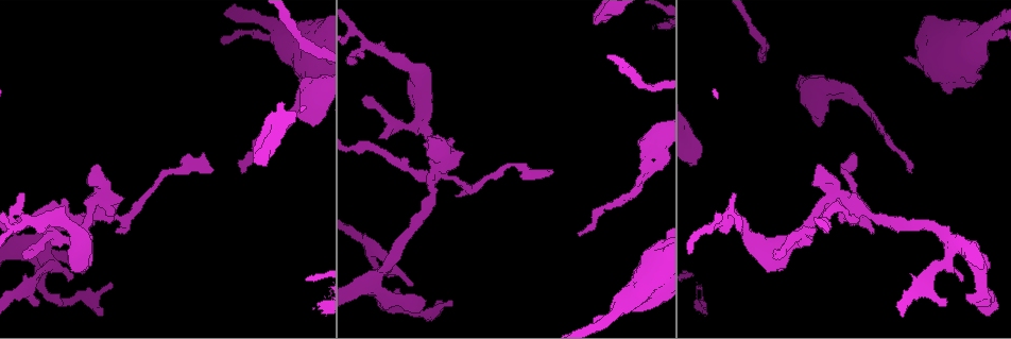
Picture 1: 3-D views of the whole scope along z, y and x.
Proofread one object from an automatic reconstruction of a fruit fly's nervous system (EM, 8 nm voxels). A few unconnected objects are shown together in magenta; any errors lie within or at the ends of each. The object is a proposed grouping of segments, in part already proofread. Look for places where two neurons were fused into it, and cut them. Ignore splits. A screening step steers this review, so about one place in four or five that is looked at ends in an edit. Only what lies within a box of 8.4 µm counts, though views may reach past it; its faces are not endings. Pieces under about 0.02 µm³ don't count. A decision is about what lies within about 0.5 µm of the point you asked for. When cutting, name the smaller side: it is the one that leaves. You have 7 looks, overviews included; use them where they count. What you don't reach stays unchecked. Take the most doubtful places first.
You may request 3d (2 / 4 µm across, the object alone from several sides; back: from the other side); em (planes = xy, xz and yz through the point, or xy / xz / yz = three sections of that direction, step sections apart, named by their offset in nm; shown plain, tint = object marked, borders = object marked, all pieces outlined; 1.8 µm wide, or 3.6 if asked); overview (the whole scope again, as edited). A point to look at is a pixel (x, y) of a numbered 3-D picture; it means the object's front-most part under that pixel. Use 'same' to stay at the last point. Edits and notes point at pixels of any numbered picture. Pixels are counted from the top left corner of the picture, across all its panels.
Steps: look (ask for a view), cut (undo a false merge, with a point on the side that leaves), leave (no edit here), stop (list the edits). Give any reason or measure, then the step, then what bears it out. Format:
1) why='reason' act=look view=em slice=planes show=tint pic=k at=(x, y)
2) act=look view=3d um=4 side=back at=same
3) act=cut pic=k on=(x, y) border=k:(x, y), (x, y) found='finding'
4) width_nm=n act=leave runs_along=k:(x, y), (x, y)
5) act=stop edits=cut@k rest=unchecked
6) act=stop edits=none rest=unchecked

act=look view=3d um=2 pic=1 at=(273, 31)

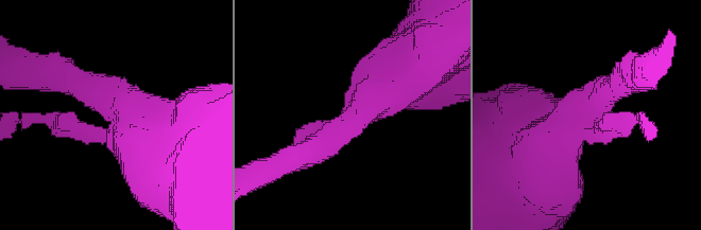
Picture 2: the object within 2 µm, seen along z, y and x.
arms=3 act=look view=em slice=xz step=4 show=tint pic=2 at=(586, 116)

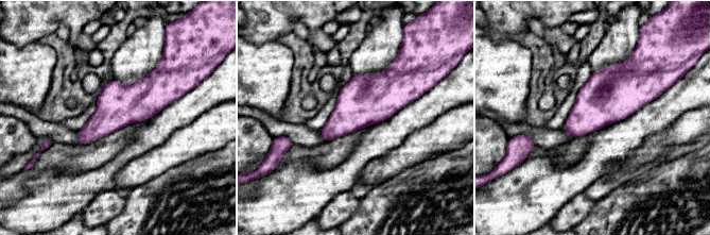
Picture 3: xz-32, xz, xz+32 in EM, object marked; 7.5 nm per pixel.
act=look view=em slice=planes show=tint at=same

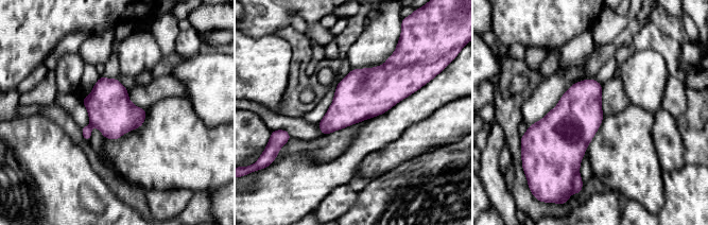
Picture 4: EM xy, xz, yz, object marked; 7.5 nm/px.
act=cut pic=4 on=(577, 184) border=4:(579, 171), (572, 184) found='a second neuron is stuck on'

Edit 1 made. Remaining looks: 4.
why='sharp bend' act=look view=em slice=xy step=16 show=tint pic=1 at=(384, 268)

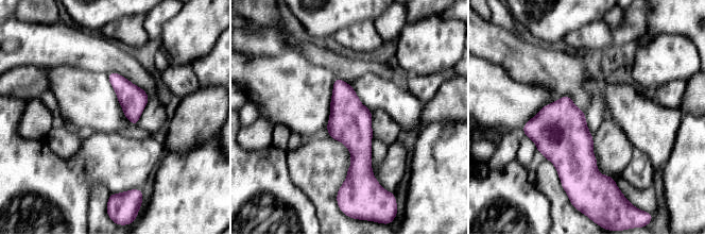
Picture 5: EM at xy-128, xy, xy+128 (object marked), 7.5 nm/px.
act=look view=em slice=planes show=tint at=same

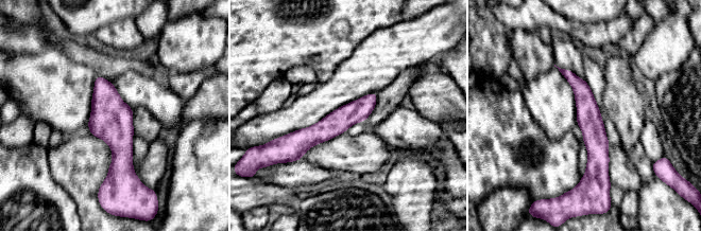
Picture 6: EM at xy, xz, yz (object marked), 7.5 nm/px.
act=leave runs_along=6:(564, 72), (594, 131), (592, 177) found='one neuron here'

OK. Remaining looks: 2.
why='sudden change in width' act=look view=em slice=planes show=tint pic=1 at=(827, 88)

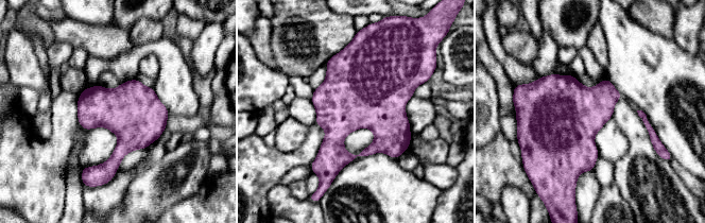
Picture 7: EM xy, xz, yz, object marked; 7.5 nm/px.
act=leave found='all the same neuron'

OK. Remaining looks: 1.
act=stop edits=cut@4 rest=unchecked

